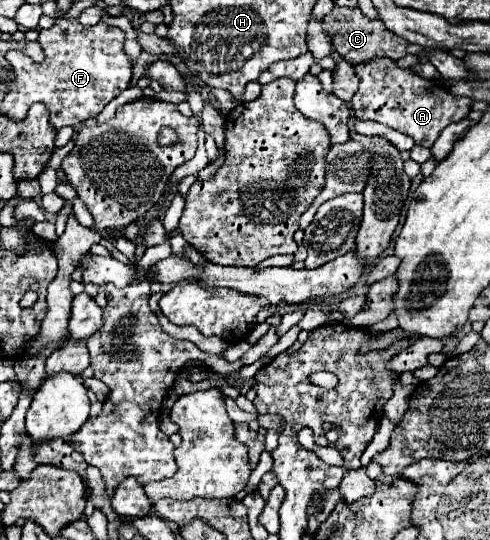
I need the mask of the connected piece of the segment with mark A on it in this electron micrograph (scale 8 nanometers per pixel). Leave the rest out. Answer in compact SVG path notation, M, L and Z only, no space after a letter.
M374 57L368 65L354 65L360 79L358 93L350 99L350 109L358 119L374 119L386 127L392 127L404 135L410 135L414 143L432 147L440 131L452 121L460 121L470 113L472 99L456 97L434 79L424 79L412 69L402 69L396 61L386 57Z

